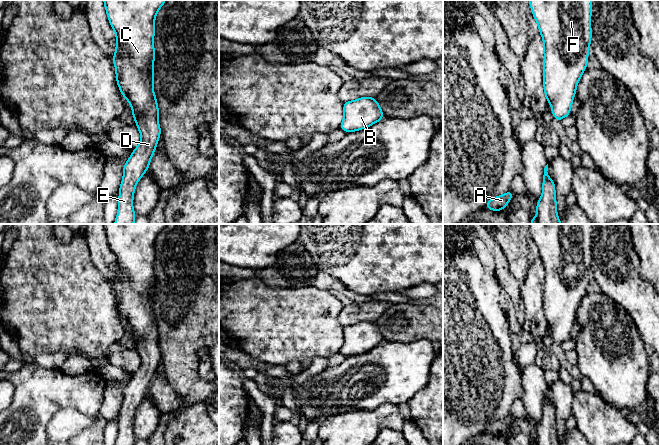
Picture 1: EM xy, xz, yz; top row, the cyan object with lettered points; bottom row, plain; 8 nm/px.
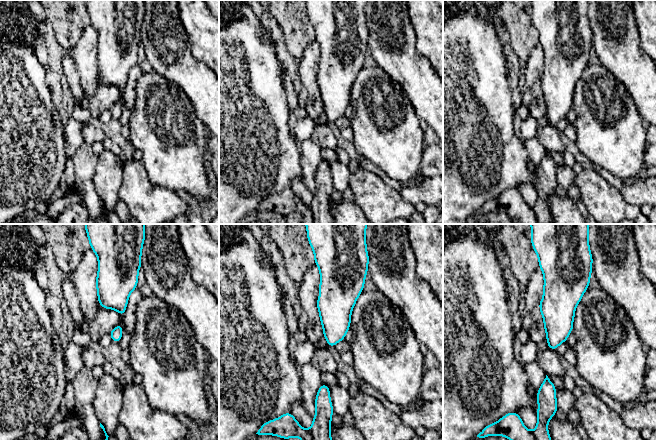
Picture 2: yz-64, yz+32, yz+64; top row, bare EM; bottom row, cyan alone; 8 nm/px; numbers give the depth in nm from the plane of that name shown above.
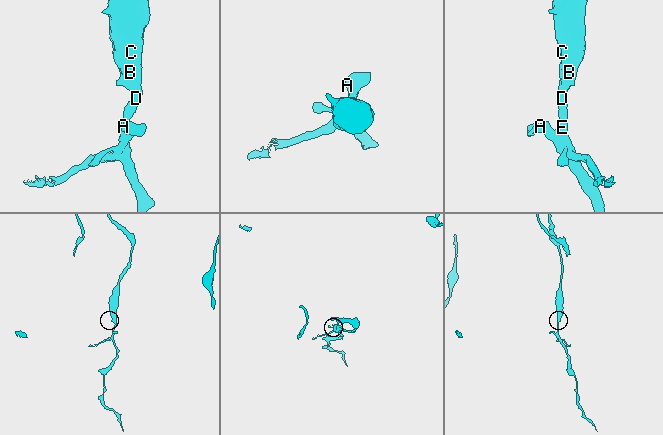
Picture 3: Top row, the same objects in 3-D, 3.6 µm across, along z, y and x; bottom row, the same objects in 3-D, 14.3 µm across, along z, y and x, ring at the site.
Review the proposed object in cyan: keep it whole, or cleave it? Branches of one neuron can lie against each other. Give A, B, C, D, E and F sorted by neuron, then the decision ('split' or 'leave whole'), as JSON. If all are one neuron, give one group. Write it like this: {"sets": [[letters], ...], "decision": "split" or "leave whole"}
{"sets": [["A"], ["B", "C", "D", "E", "F"]], "decision": "split"}

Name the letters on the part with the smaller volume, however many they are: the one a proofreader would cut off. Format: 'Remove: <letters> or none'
Remove: A

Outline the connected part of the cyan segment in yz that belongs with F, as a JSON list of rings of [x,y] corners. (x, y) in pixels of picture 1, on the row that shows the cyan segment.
[[[529,0],[545,47],[543,86],[556,121],[571,114],[591,46],[592,0]]]

